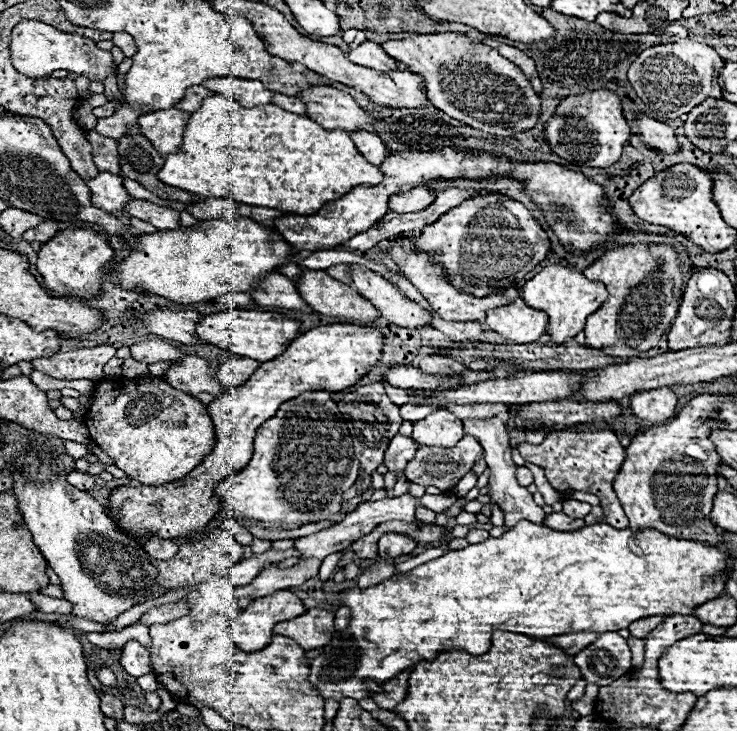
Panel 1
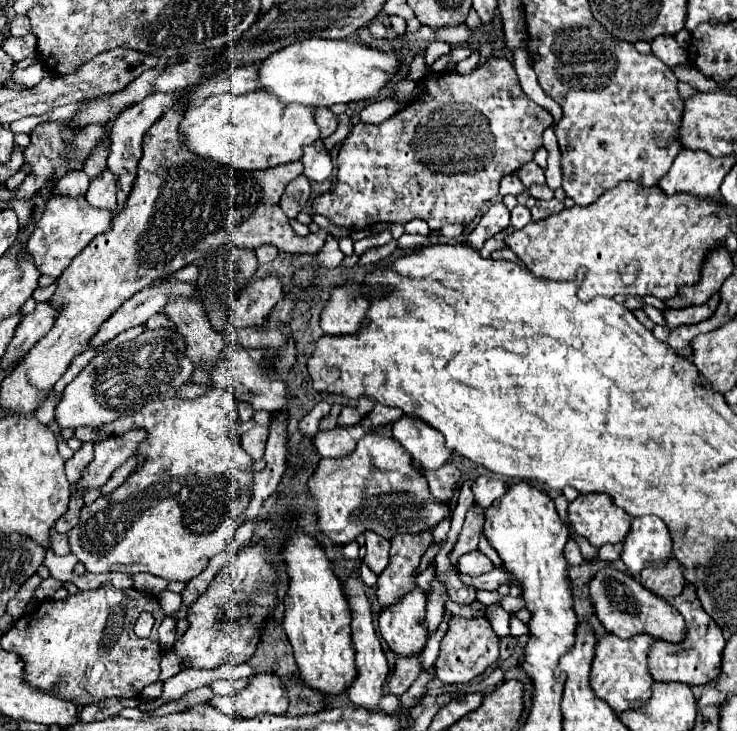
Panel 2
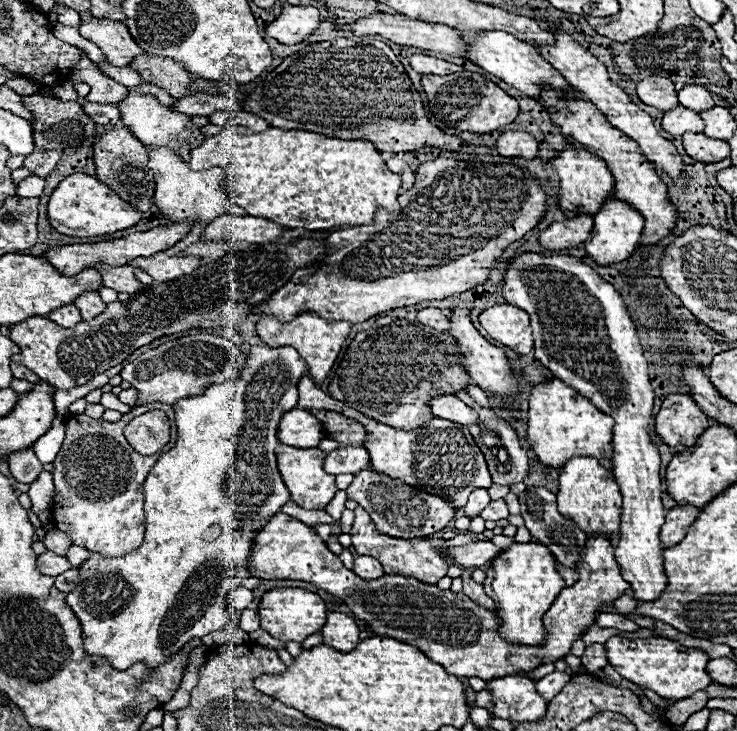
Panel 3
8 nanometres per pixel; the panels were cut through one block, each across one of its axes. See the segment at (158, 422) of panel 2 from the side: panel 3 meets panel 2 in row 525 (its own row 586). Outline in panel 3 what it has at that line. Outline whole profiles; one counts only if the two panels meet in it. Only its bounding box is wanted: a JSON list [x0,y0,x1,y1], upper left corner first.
[66,346,308,670]

